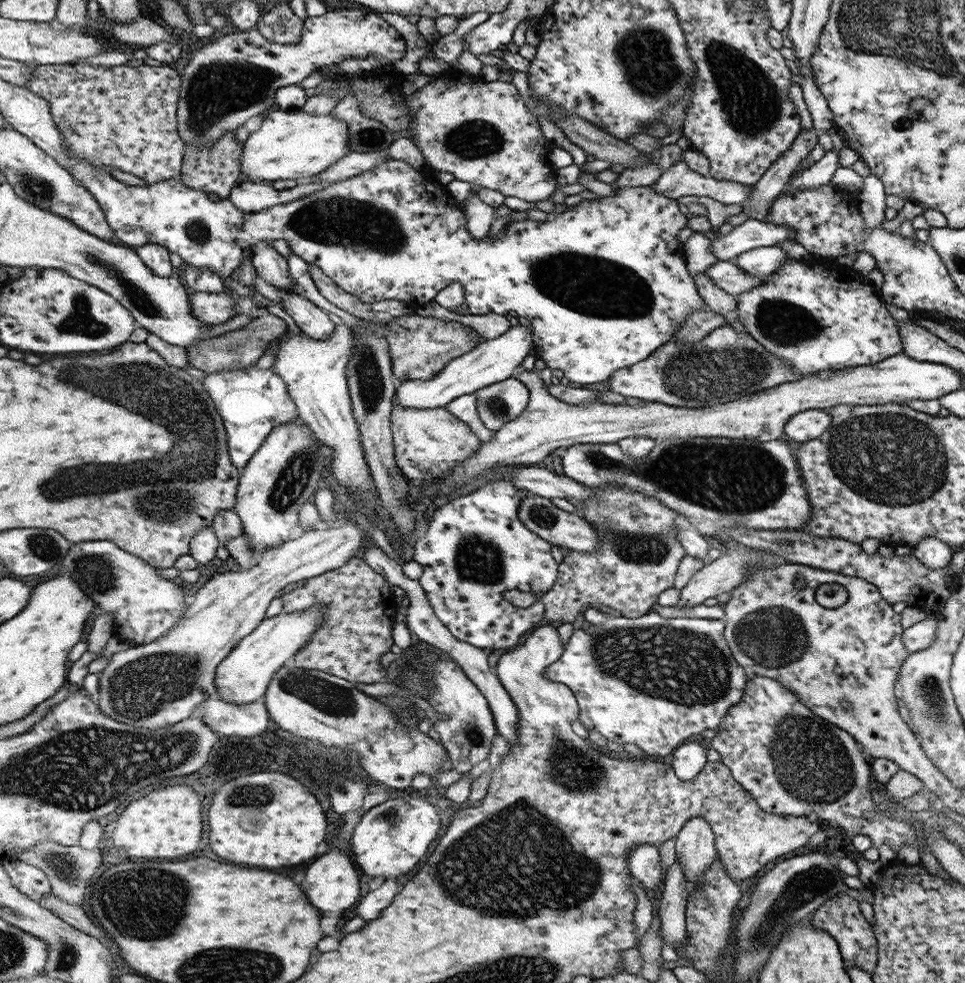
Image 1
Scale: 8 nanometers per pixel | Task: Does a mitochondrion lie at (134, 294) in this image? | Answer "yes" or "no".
yes

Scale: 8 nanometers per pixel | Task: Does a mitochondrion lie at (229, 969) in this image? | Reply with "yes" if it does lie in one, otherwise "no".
yes

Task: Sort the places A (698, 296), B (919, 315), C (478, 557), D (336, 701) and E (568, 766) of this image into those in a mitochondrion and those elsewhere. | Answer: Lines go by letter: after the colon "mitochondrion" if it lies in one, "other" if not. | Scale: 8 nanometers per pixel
A: other
B: other
C: mitochondrion
D: mitochondrion
E: mitochondrion

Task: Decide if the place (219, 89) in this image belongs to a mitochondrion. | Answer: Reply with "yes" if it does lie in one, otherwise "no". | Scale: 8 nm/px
yes

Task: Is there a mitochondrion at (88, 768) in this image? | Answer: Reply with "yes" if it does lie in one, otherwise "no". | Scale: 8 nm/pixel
yes

